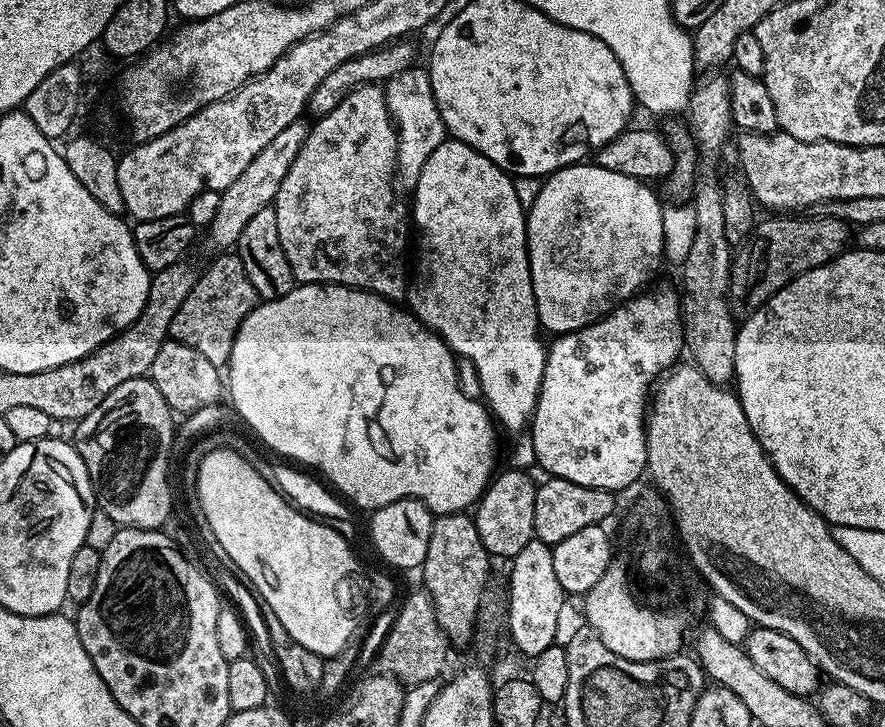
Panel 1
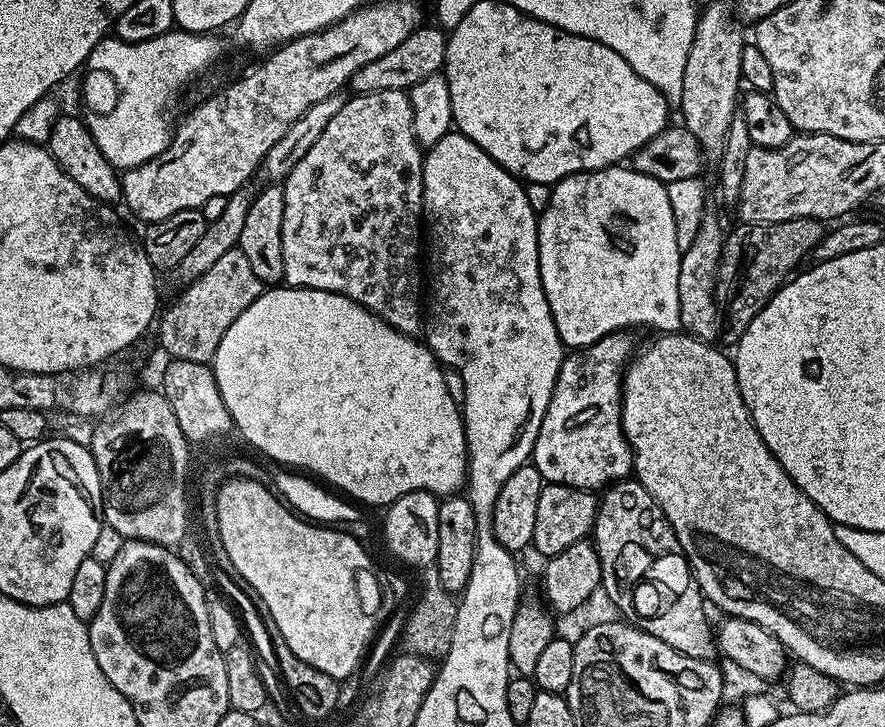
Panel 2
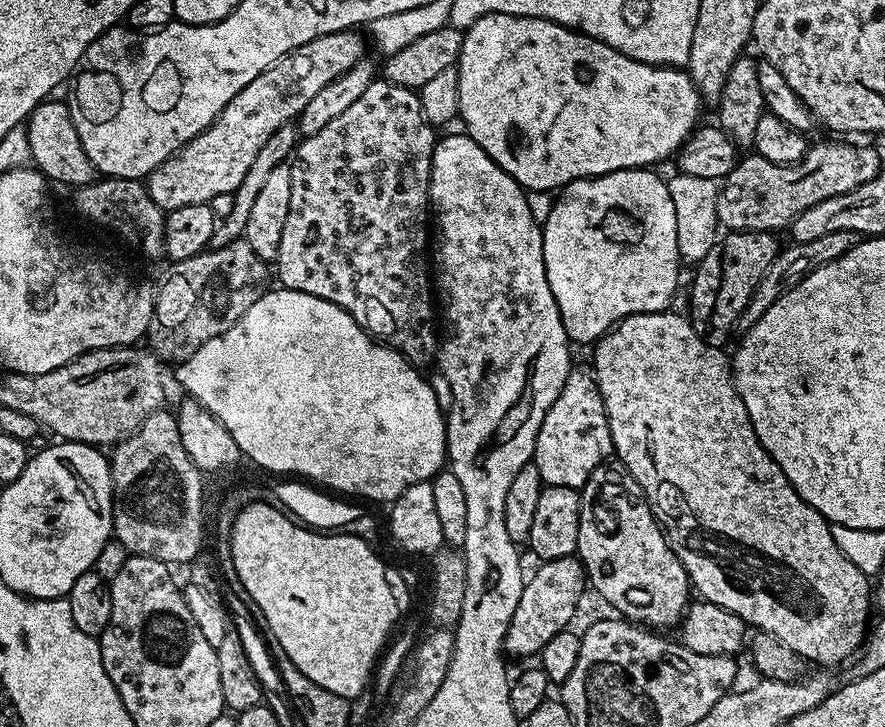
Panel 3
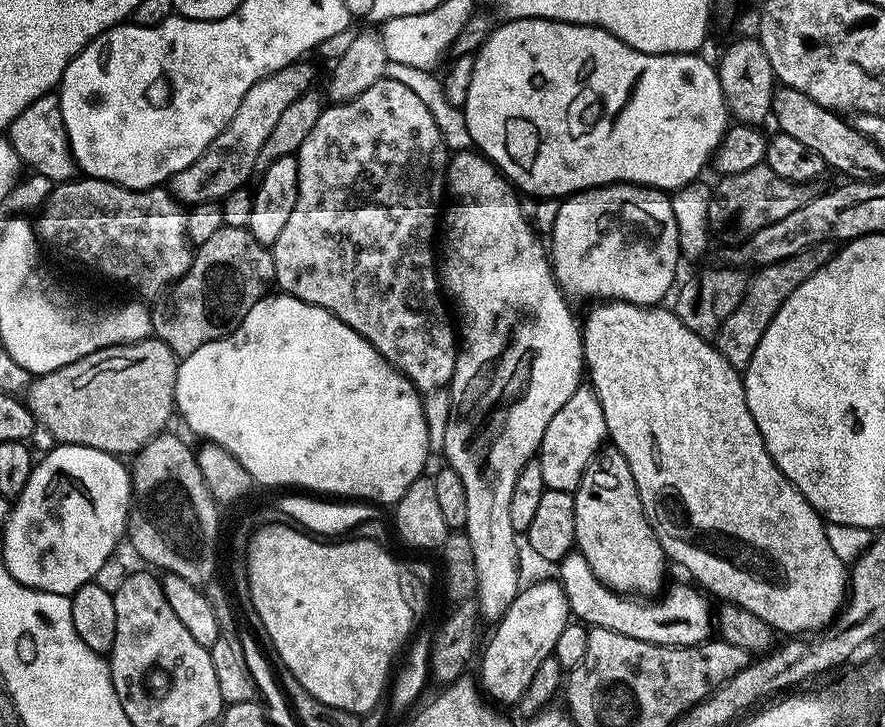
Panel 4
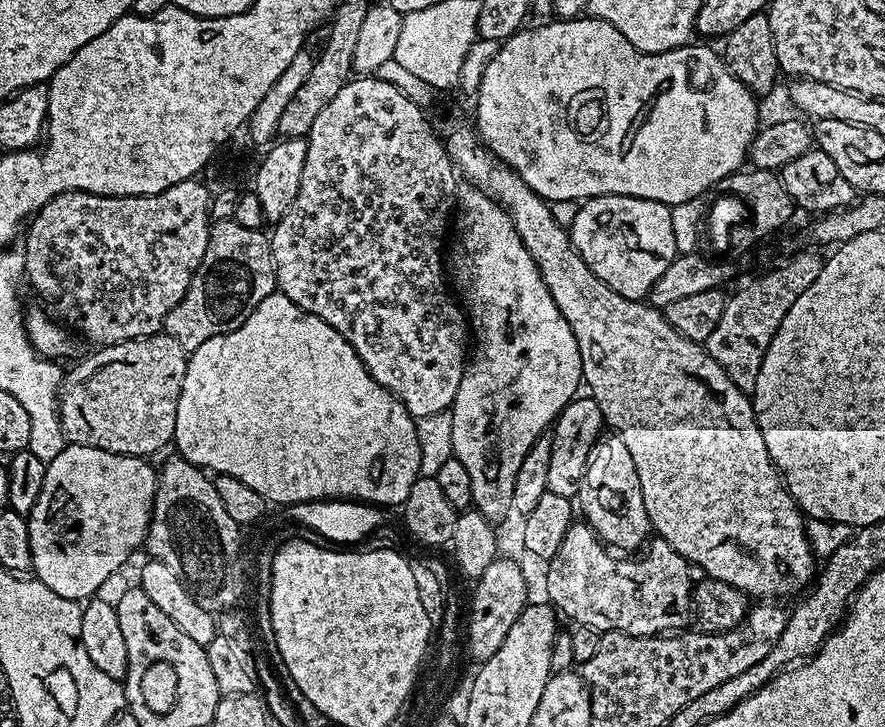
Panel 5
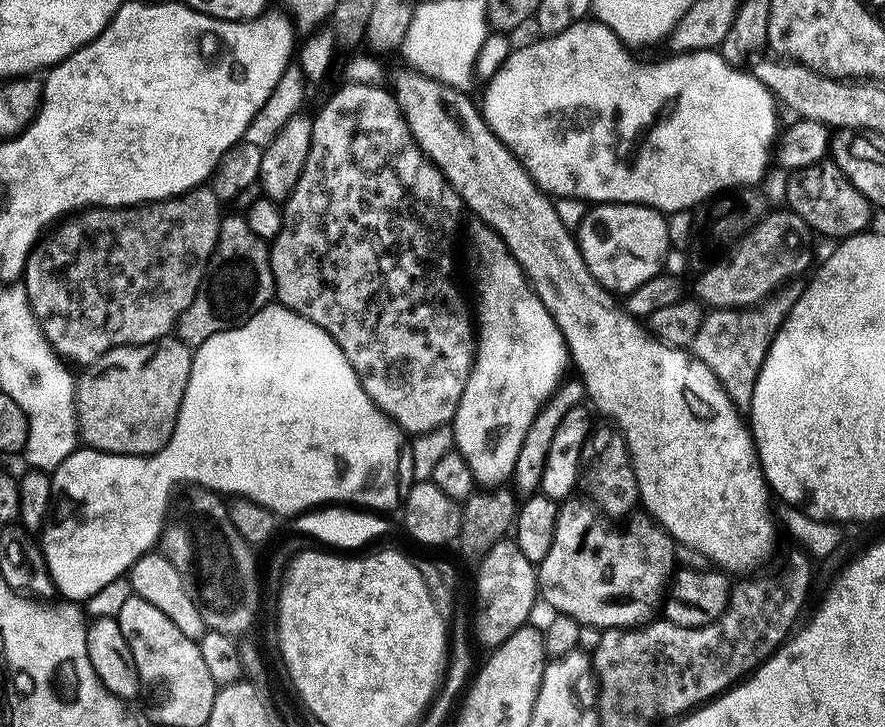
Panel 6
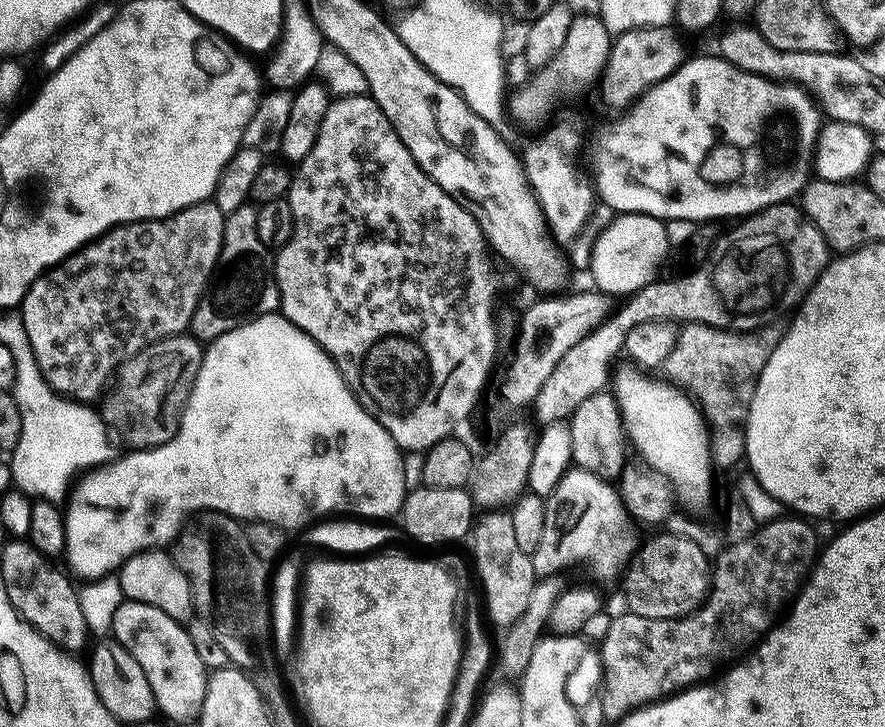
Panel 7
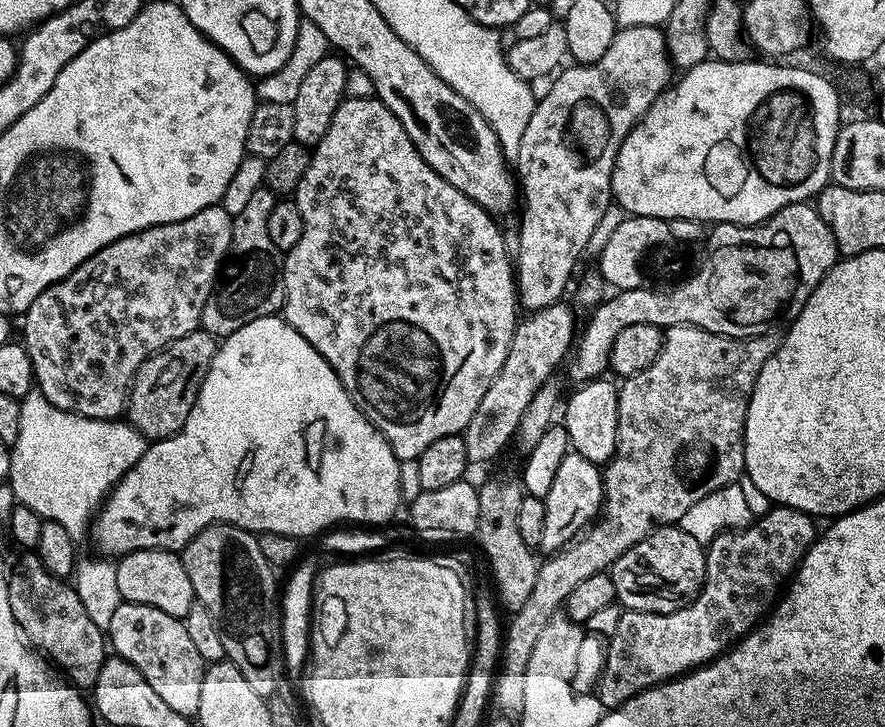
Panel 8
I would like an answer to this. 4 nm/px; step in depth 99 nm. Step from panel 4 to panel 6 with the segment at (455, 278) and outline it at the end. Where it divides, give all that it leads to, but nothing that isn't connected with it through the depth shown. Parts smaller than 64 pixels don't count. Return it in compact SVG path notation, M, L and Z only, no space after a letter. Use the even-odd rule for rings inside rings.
M477 223L475 227L472 232L472 260L476 263L476 288L480 291L476 359L450 427L455 436L455 451L470 462L477 485L490 486L503 483L503 479L511 475L514 462L518 462L518 450L522 450L522 438L526 438L530 422L565 375L564 367L569 367L570 357L564 335L524 277L518 262L508 253L502 238L486 224Z

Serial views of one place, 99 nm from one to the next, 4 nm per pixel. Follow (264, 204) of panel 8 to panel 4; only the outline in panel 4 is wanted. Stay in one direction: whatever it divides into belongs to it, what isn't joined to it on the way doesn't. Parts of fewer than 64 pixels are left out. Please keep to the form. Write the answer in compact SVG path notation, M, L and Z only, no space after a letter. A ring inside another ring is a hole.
M220 228L206 242L199 244L190 270L163 293L161 304L151 309L155 339L170 346L177 358L194 354L198 346L230 335L242 318L250 314L250 306L269 295L275 278L269 245L258 242L247 228Z

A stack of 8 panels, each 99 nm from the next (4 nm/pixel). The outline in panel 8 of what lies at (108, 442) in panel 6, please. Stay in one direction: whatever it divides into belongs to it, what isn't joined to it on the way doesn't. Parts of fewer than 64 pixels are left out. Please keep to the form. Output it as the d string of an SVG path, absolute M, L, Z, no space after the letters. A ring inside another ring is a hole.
M197 330L186 334L186 338L178 338L163 352L150 357L138 369L132 386L128 389L127 423L138 429L149 442L167 440L175 432L180 432L186 418L190 418L190 410L198 398L212 359L216 357L217 347L217 337Z

